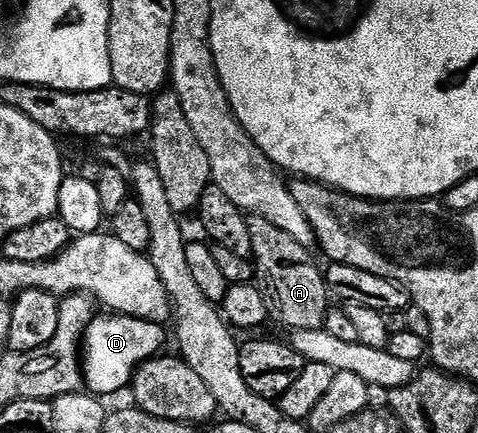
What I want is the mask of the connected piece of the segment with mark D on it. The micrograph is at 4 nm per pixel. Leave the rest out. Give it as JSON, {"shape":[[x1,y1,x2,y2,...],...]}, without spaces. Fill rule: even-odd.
{"shape":[[128,315,98,316,88,326,82,343,85,387,97,397,107,398,131,385,138,367,157,357,166,342,166,329,159,322]]}

